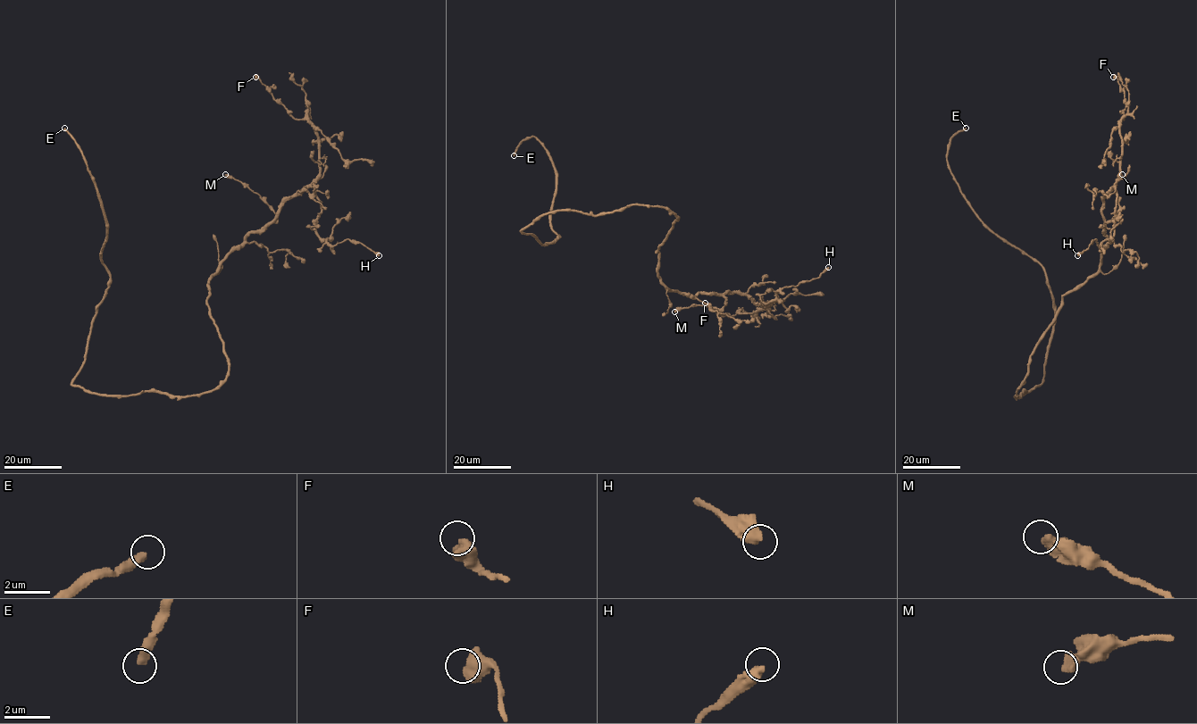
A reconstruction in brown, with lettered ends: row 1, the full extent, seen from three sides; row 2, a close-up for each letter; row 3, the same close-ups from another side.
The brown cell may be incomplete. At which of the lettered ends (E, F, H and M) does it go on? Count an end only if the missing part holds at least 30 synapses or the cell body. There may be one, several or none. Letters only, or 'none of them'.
E

